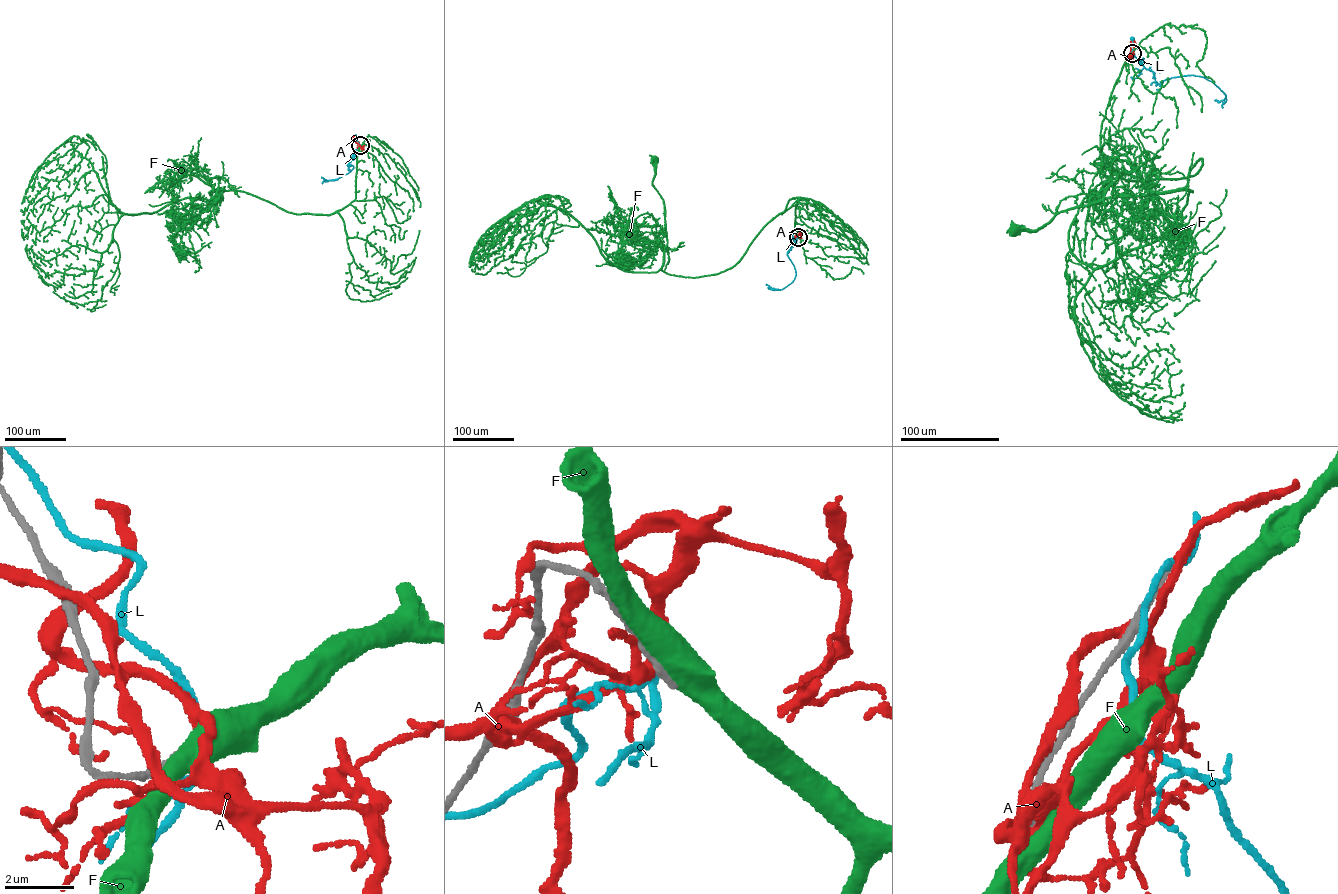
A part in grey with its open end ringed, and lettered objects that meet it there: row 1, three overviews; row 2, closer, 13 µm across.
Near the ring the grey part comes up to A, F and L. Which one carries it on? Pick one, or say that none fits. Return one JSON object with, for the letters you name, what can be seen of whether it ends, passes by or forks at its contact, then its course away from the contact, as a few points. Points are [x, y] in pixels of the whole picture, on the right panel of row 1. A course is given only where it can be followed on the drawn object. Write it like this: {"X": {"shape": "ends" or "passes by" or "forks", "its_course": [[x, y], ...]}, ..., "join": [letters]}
{"join": []}

